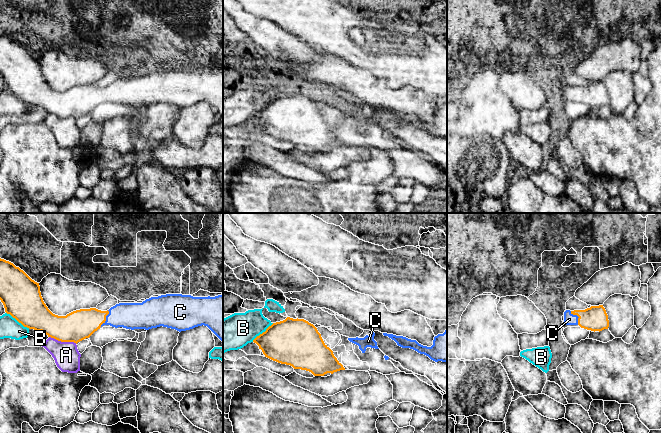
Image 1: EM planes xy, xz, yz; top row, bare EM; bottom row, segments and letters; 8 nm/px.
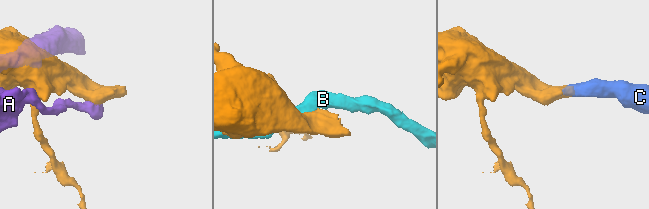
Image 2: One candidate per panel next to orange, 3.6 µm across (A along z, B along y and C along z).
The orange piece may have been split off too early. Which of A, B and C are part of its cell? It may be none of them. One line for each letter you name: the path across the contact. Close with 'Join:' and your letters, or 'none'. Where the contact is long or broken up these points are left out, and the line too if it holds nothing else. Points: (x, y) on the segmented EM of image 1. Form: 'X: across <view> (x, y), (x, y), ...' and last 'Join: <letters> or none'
C: across xy (78, 325), (94, 318), (105, 318), (132, 316)
Join: C

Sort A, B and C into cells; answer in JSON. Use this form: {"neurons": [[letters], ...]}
{"neurons": [["A"], ["B"], ["C"]]}

